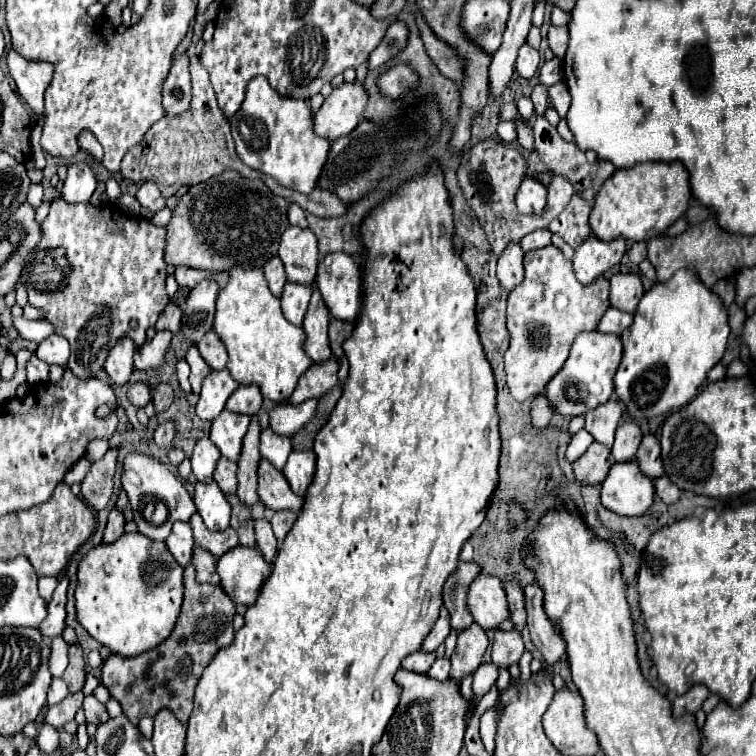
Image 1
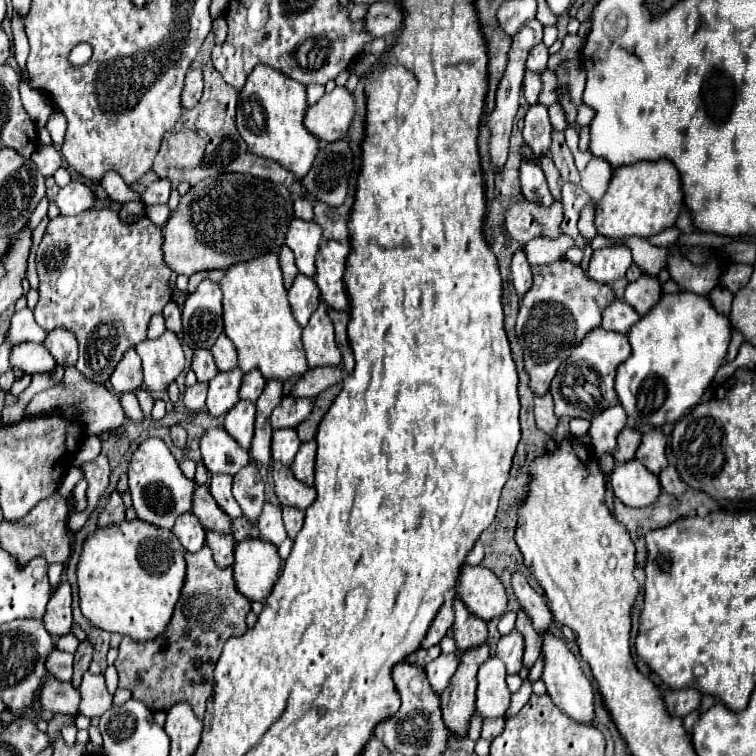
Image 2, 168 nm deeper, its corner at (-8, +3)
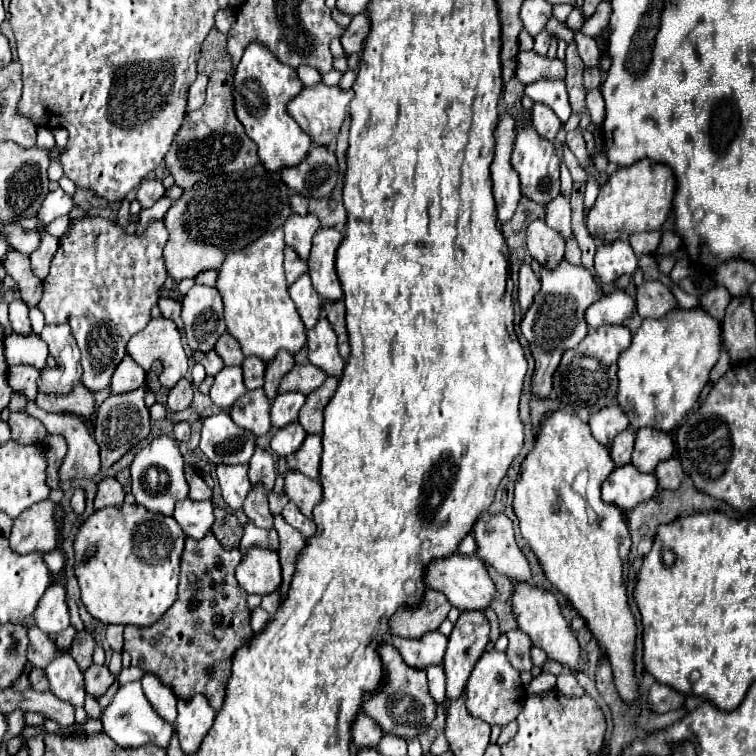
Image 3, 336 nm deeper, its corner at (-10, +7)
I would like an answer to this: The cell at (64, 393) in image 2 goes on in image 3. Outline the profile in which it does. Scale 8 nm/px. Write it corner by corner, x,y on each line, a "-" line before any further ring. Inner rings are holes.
75,386
69,394
63,394
63,396
39,392
35,398
35,404
45,412
75,414
87,420
95,414
95,398
91,392
87,392
85,386

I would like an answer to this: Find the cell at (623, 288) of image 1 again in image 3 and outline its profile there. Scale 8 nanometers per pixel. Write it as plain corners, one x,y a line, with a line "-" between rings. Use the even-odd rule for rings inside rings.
647,280
641,286
637,286
635,302
637,302
637,314
641,318
661,318
671,308
677,306
673,292
657,280

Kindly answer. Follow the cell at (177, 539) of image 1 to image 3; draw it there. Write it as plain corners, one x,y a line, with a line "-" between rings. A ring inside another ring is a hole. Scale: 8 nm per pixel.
181,500
175,506
177,524
185,532
185,536
193,540
203,540
213,526
213,504
211,502
193,502

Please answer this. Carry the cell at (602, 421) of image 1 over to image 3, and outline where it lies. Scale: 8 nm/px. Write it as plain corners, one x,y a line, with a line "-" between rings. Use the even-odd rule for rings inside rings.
611,404
611,406
595,412
595,416
589,416
589,428
591,428
595,440
603,446
609,446
613,442
613,438
619,432
623,432
627,426
629,426
629,418
621,410
619,404

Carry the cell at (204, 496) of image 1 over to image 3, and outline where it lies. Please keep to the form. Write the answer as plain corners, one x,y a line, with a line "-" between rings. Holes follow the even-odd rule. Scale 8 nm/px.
243,464
243,466
217,466
217,480
219,480
221,494
223,494
225,502
233,510
239,510
245,496
247,496
247,488
251,488
251,482
247,478
247,464

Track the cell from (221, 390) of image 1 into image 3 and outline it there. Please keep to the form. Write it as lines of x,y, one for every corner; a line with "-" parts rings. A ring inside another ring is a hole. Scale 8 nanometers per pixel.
225,366
211,386
211,402
223,410
231,408
237,398
241,398
247,392
243,386
243,374
241,366

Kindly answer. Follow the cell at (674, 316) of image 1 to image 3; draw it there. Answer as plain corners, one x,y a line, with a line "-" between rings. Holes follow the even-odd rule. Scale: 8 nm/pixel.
695,306
691,310
673,308
663,316
661,320
645,320
637,334
631,340
631,346
619,356
619,394
617,402
627,412
633,428
651,426
655,430
671,432
677,428
683,418
697,406
697,400
701,396
701,390
709,382
709,372
719,360
723,340
721,340
721,324
711,314
703,312
703,308

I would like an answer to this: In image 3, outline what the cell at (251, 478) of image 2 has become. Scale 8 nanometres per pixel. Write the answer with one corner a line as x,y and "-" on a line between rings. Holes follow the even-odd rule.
257,482
251,486
251,490
243,502
243,512
259,528
271,528
273,526
273,518
269,512
269,506
267,506
267,498
269,498
269,492
265,490
265,486
261,482

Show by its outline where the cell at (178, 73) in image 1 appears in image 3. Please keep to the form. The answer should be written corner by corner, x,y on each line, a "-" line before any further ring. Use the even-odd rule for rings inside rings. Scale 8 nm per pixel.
199,74
195,78
195,82
191,84
189,88
189,104
187,104
187,110
195,110
195,108
201,108
203,100
205,100
205,88
207,88
207,76
205,74

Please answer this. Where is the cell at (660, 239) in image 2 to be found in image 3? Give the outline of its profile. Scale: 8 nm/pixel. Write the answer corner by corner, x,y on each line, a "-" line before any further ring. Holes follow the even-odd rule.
641,232
639,236
631,236
629,242
639,256
641,254
653,254
661,242
661,232

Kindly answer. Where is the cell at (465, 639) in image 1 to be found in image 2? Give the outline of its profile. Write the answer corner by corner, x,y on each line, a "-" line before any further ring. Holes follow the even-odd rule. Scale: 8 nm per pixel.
487,644
465,652
459,658
457,672
453,674
449,686
441,694
443,722
455,738
467,736
471,716
475,714
477,670
487,658
489,658
489,646

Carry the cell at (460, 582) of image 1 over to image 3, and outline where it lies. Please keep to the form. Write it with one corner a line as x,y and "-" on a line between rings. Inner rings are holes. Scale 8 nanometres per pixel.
461,612
445,652
447,674
447,700
457,698
467,684
475,660
483,654
489,642
489,622
483,612

